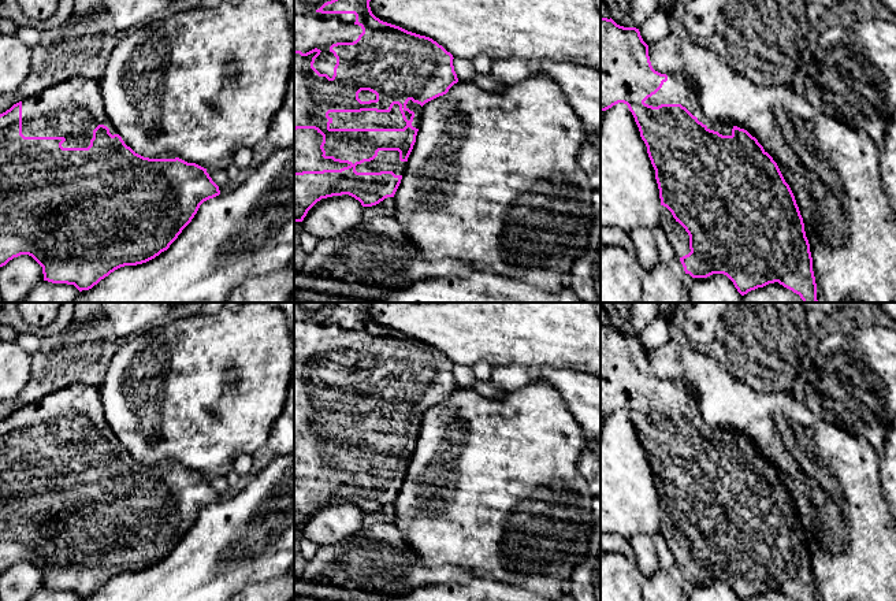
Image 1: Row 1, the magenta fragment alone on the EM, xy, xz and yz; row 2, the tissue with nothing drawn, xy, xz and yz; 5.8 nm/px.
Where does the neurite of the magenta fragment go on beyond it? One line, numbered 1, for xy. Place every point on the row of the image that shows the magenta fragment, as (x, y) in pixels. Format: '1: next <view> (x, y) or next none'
1: next xy (74, 108)

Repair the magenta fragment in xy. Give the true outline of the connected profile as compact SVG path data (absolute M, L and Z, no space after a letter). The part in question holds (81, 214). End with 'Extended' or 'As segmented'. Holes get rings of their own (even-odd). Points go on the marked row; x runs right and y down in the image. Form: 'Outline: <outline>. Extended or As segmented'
Outline: M71 78L0 114L0 267L29 255L42 267L44 281L89 290L115 270L167 251L200 205L219 194L207 168L179 157L144 157L127 146L105 114L101 81Z. Extended

